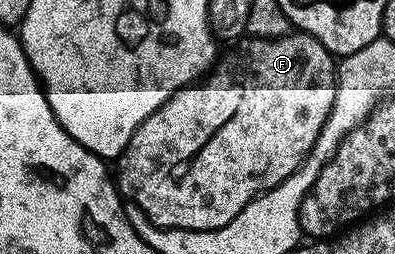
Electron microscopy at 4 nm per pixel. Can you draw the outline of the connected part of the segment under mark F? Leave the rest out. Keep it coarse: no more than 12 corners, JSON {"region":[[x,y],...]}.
{"region":[[245,38],[115,161],[160,228],[215,230],[307,157],[335,57]]}

